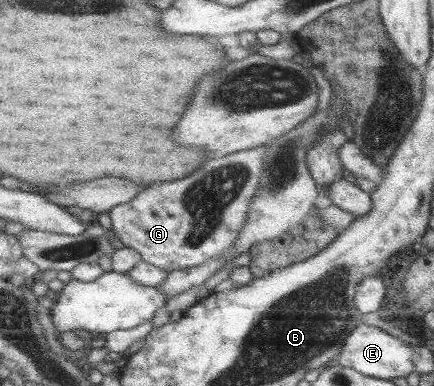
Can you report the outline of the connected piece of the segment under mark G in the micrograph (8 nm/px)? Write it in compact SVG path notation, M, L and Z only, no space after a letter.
M264 145L218 156L182 180L152 184L134 200L109 212L114 234L124 246L140 252L143 261L168 272L222 257L237 243L249 220L251 204L265 174L266 153Z

